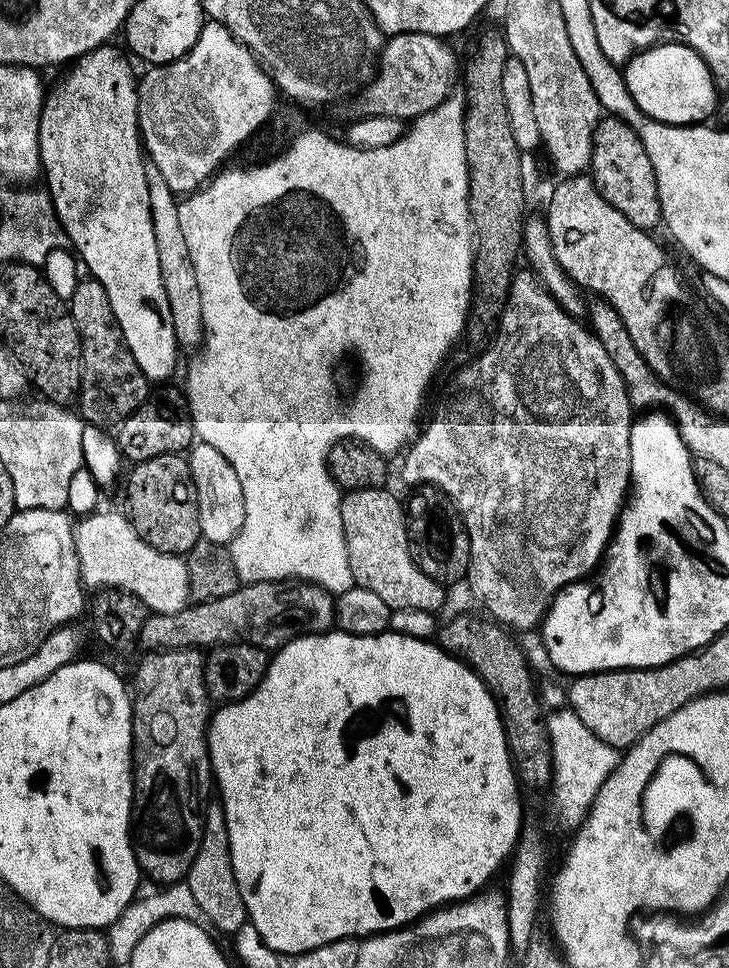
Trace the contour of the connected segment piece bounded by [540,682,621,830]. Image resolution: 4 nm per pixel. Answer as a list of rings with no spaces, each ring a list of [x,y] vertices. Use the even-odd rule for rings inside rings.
[[[548,682],[541,685],[541,701],[548,709],[558,708],[557,712],[548,712],[546,723],[548,737],[552,747],[552,808],[556,811],[556,820],[564,828],[575,830],[584,823],[588,817],[588,811],[592,808],[594,798],[598,798],[598,792],[602,790],[602,784],[610,774],[614,774],[616,767],[620,765],[621,753],[614,746],[602,742],[598,734],[592,733],[582,718],[574,714],[571,708],[564,706],[567,703],[567,689],[561,684]]]

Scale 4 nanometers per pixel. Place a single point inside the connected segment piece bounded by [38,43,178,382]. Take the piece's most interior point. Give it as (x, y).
(91, 152)

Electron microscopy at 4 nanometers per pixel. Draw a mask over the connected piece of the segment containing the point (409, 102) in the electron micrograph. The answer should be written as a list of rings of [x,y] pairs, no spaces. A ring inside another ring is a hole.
[[[417,32],[391,35],[381,52],[377,74],[361,93],[361,113],[411,122],[447,100],[462,78],[462,62],[443,37]]]

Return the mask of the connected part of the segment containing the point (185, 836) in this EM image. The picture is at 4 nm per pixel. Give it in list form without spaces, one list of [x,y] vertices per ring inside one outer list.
[[[161,648],[149,651],[140,660],[136,668],[136,692],[131,693],[132,701],[132,849],[136,852],[136,860],[140,863],[140,871],[145,877],[157,880],[157,885],[167,886],[179,884],[185,879],[194,862],[194,854],[198,854],[200,835],[204,833],[204,818],[202,815],[202,804],[200,808],[200,780],[204,784],[211,785],[214,777],[212,775],[212,763],[208,757],[208,722],[210,719],[210,701],[206,682],[204,681],[204,662],[206,656],[198,648]]]

